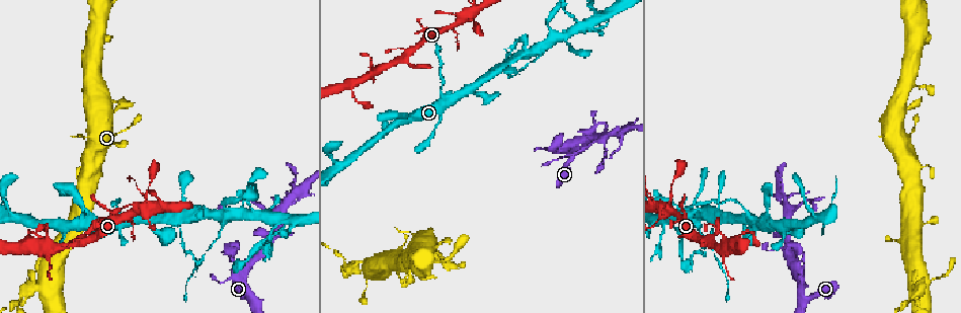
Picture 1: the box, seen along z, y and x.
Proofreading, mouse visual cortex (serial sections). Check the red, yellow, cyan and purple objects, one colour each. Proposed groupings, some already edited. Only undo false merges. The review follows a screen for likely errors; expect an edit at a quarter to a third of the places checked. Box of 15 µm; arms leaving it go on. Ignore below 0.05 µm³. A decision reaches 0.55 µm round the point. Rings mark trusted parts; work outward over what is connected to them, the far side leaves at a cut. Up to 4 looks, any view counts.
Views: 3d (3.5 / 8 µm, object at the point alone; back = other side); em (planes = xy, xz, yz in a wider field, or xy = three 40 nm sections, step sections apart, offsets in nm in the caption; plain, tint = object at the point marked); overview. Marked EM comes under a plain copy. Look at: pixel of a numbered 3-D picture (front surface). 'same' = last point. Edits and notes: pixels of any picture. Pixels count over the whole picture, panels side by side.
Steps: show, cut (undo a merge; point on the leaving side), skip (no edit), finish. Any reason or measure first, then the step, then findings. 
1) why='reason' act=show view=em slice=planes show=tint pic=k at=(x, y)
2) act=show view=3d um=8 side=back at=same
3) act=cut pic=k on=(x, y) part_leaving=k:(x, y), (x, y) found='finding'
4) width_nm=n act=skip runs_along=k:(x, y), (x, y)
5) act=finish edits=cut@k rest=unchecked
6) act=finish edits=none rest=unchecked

why='two arms in line, one across' act=show view=3d um=3.5 side=back pic=1 at=(442, 99)

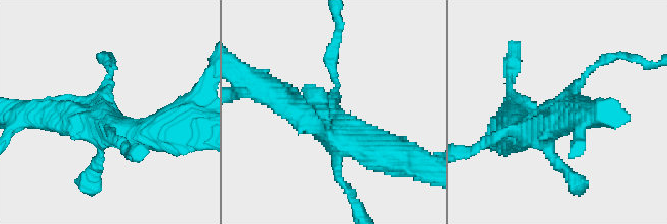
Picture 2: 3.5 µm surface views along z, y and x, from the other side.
arms=3 arm_widths_nm=100,400,450 why='now the EM' act=show view=em slice=xy step=1 show=tint pic=2 at=(100, 99)

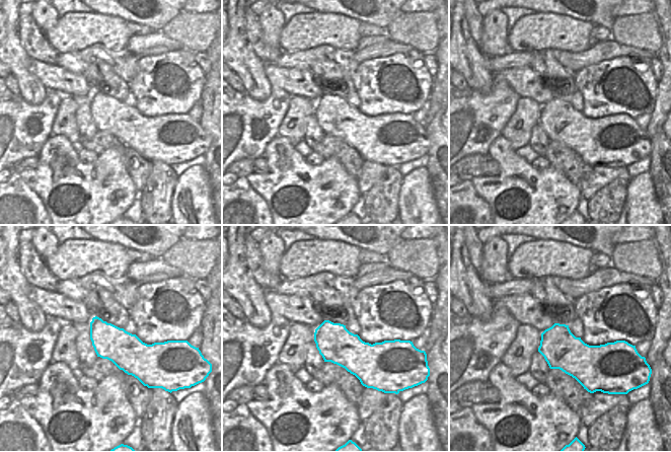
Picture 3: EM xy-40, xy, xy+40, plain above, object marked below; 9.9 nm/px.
act=cut pic=2 on=(335, 55) part_leaving=2:(337, 83), (331, 68), (337, 26) found='a second cell is stuck on'

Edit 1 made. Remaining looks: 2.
why='thin arm on a thick one' act=show view=3d um=3.5 pic=1 at=(225, 209)

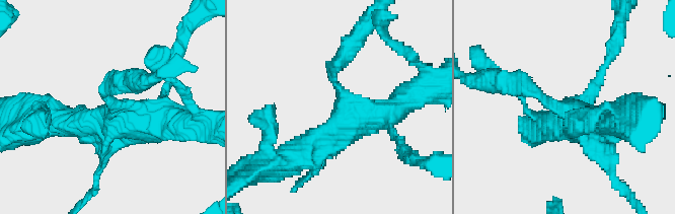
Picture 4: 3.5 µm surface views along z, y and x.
why='now the EM' act=show view=em slice=xy step=1 show=tint pic=4 at=(575, 107)

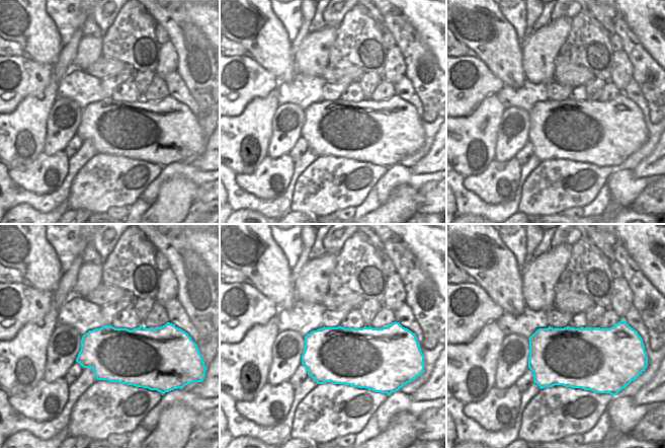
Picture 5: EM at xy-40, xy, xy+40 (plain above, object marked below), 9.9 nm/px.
act=skip runs_along=4:(290, 157), (411, 95) found='one cell here'

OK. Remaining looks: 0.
act=finish edits=cut@2 rest=unchecked

